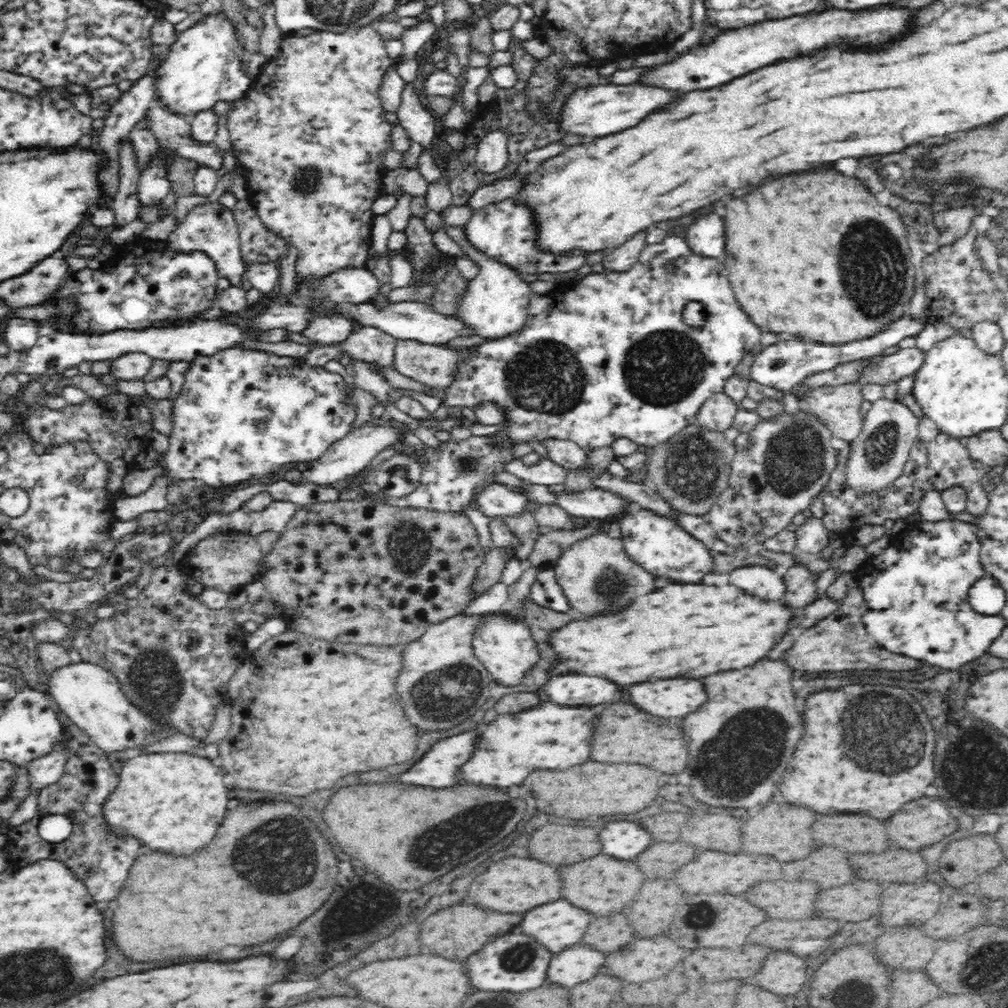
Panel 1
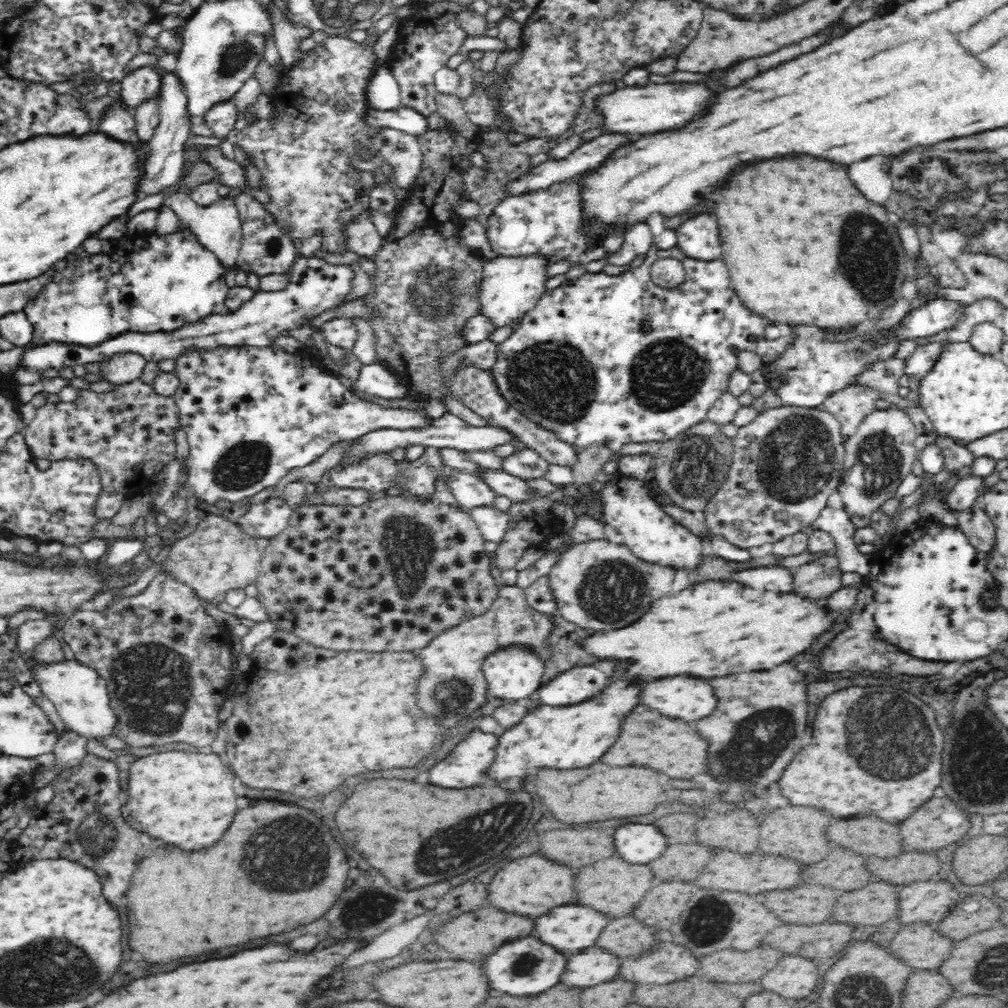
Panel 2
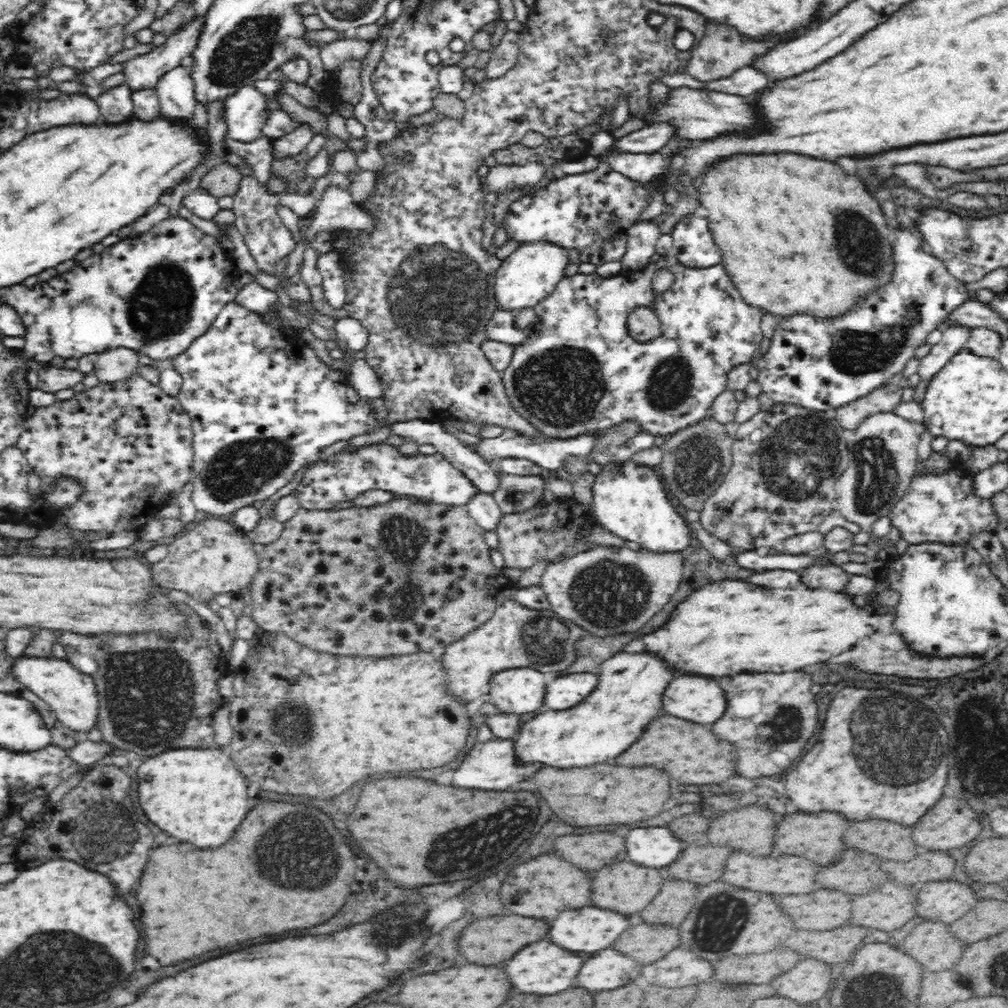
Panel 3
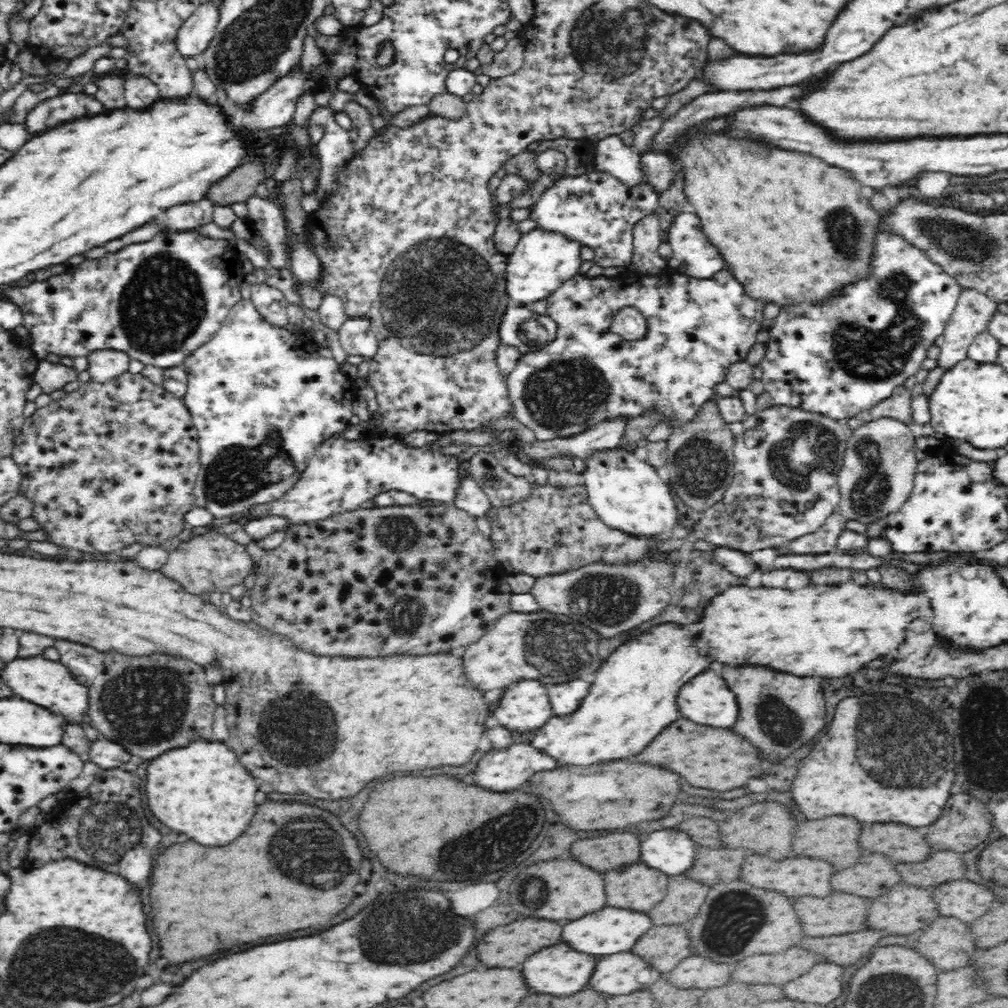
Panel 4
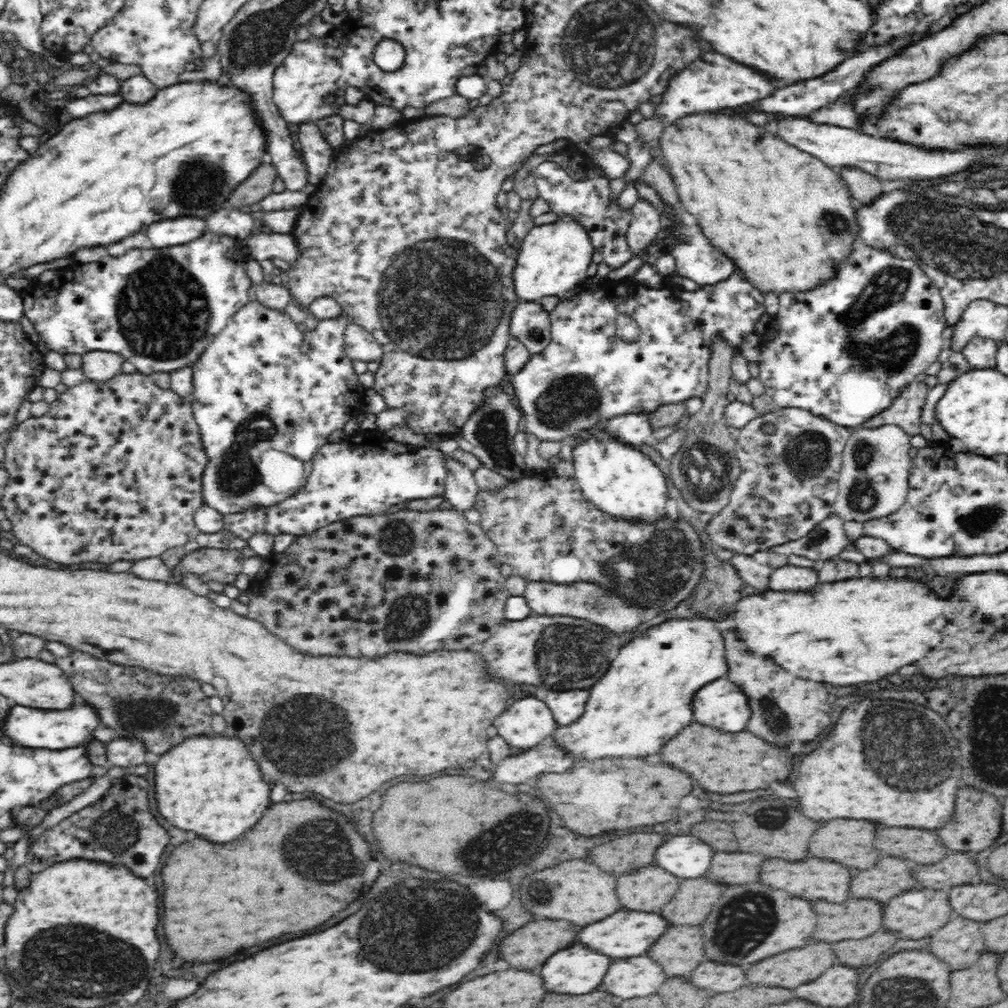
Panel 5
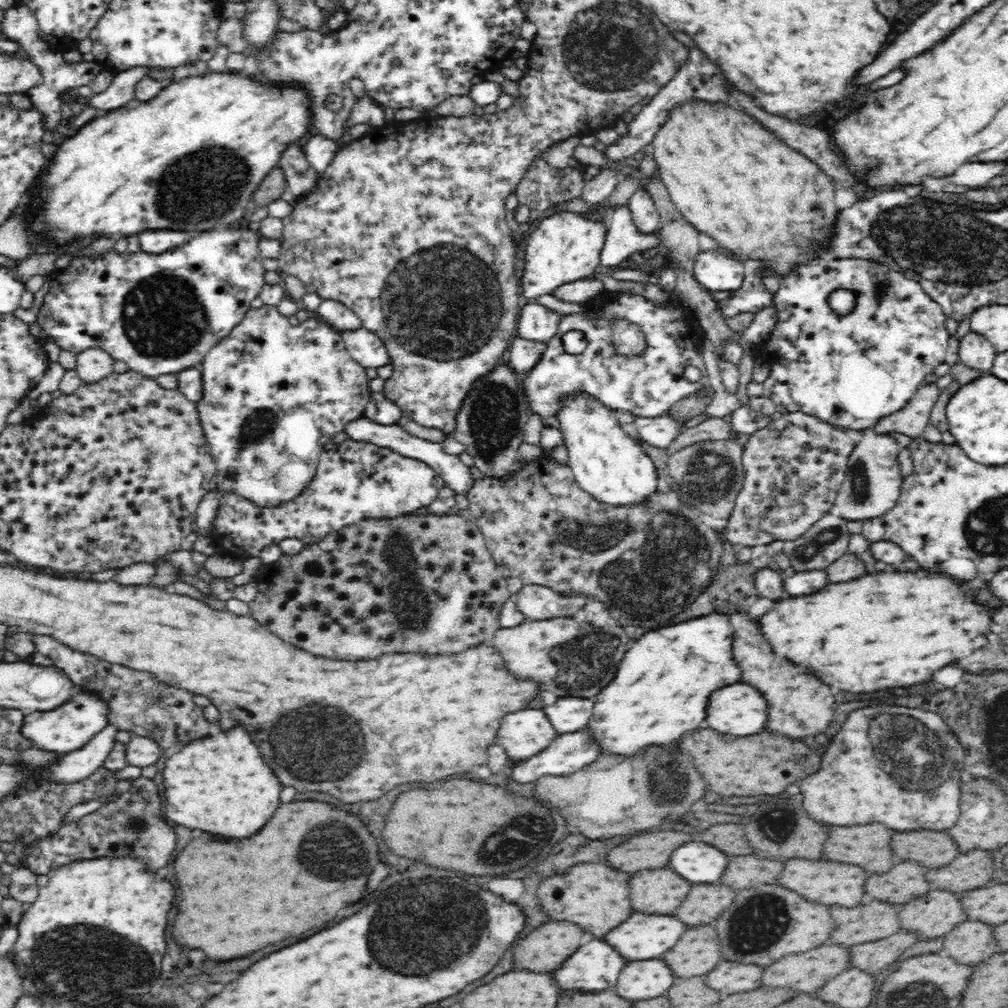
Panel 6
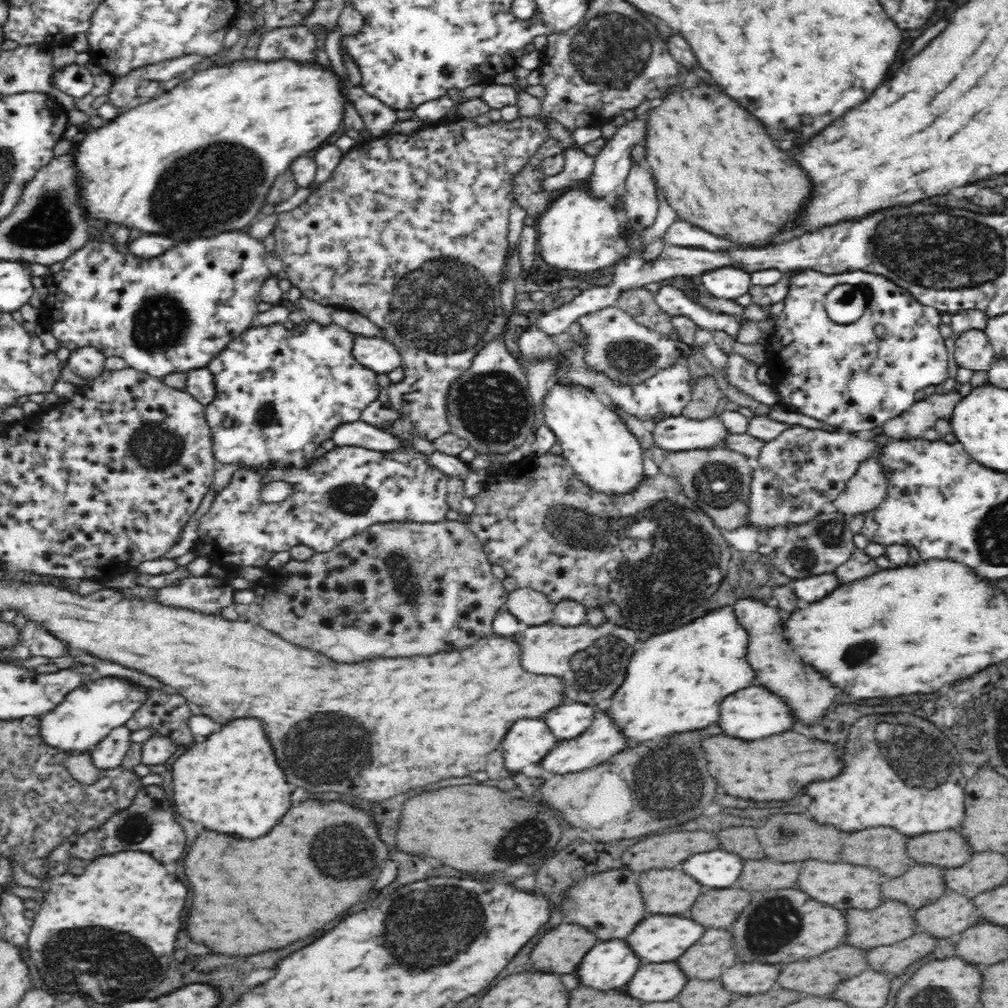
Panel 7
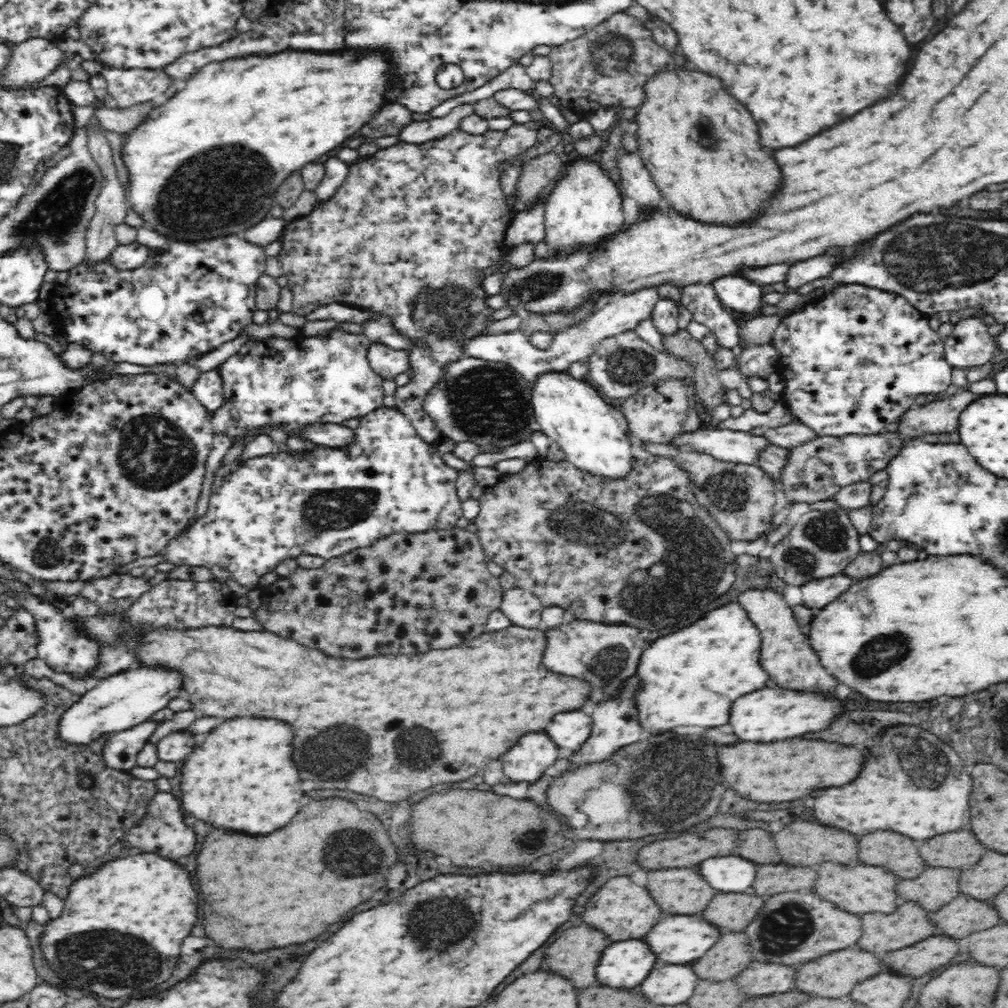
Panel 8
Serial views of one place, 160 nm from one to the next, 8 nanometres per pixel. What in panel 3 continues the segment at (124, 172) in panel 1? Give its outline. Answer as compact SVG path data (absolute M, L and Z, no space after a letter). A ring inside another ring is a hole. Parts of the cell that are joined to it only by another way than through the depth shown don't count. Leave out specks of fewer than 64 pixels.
M125 83L104 91L95 100L104 124L124 124L135 118L132 91Z

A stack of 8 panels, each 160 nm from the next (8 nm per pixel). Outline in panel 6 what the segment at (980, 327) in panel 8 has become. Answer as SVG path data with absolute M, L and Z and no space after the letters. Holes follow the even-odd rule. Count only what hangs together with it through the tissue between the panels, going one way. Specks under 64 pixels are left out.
M970 332L959 341L959 362L985 374L993 367L996 354L994 345L980 334Z

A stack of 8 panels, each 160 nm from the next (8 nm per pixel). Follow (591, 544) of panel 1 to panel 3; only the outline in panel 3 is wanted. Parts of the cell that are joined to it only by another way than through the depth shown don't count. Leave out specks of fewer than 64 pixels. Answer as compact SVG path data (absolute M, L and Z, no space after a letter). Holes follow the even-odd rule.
M596 546L596 548L576 552L574 556L562 557L562 560L550 563L546 566L539 584L546 591L550 609L556 614L577 626L586 628L590 634L612 636L612 634L636 632L644 628L646 622L656 612L660 612L664 604L670 602L672 594L678 590L678 584L682 580L682 570L685 570L682 562L680 552L654 554L644 550L632 550L628 546Z

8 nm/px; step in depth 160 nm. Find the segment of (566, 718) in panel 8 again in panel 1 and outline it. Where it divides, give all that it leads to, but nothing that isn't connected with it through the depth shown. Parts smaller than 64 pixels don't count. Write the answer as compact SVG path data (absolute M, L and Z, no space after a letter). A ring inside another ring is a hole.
M564 674L548 680L544 686L552 702L564 706L594 706L612 702L618 686L604 678L582 676L582 674Z

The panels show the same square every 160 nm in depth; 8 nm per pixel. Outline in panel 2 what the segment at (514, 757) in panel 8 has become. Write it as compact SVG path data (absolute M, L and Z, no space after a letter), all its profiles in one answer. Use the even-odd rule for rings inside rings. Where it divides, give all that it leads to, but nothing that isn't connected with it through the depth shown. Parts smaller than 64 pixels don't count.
M514 643L505 647L496 647L490 651L481 662L481 669L486 677L486 682L489 684L489 690L501 702L512 700L524 700L526 696L530 696L540 684L540 674L544 670L544 662L540 660L538 653L534 652L532 647L522 645L522 643Z

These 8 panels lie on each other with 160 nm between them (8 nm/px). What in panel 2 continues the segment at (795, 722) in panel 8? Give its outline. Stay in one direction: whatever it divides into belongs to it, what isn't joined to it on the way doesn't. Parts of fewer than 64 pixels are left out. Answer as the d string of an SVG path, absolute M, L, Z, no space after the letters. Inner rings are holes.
M664 678L644 684L640 702L668 718L696 720L712 712L716 696L708 682L700 678Z

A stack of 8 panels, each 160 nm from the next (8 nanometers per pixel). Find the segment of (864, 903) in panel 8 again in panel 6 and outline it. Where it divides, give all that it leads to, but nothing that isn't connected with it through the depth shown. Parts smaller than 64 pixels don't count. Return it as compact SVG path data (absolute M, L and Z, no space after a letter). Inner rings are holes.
M786 860L782 866L782 872L778 876L778 884L784 888L790 888L798 894L806 894L808 898L822 898L828 904L840 904L840 906L856 906L862 896L862 884L864 884L864 870L852 864L840 864L840 862L828 862L828 860Z

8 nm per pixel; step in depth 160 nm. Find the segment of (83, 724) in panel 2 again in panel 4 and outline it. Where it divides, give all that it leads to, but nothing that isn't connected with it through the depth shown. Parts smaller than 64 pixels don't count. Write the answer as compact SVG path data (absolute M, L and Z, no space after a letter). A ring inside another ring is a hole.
M40 656L34 658L18 658L10 662L4 670L4 682L16 692L20 698L30 700L38 706L48 708L52 714L60 714L66 723L82 724L86 720L86 712L90 708L90 688L74 678L71 670L64 664L46 660Z

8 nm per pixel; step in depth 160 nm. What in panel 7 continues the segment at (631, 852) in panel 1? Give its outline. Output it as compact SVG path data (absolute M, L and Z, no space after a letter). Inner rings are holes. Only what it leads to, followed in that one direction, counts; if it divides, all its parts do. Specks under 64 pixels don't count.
M724 850L696 852L690 854L682 864L682 872L692 876L702 886L710 888L728 888L736 882L736 874L740 874L738 855Z

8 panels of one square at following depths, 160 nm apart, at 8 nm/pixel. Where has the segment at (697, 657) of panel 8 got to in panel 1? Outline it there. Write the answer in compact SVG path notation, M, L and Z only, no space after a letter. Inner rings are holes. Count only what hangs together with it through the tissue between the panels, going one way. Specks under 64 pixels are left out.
M544 702L520 714L498 714L478 736L472 756L458 766L456 778L462 784L478 786L518 786L536 768L564 770L580 764L588 756L588 718L592 710L556 706Z

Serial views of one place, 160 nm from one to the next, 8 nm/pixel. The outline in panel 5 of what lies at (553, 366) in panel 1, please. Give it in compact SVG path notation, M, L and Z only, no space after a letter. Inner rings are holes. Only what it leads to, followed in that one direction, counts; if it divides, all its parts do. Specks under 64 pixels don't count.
M734 270L733 274L728 275L728 278L722 279L720 282L712 283L711 285L700 285L694 292L688 290L672 290L672 288L646 288L646 286L638 286L632 284L632 279L626 277L611 284L607 290L607 295L604 293L602 287L597 287L600 295L592 297L594 288L590 287L588 279L580 283L580 290L578 294L574 294L572 298L564 298L564 296L557 297L556 306L550 311L549 319L551 320L551 342L546 346L540 354L533 354L524 363L524 366L516 373L513 374L512 386L514 386L514 394L518 400L519 406L517 409L521 412L522 429L526 433L534 434L538 440L552 440L552 442L563 441L566 438L575 438L580 436L586 431L593 430L598 420L611 419L615 416L622 416L623 414L638 413L650 414L654 412L659 406L662 405L676 405L684 404L690 398L703 398L709 387L710 377L710 358L712 358L712 345L715 339L722 339L728 343L729 348L733 350L734 355L740 353L742 348L742 340L747 334L756 332L756 322L762 318L766 313L764 306L764 293L753 288L744 275ZM621 318L633 321L637 327L638 337L632 342L625 342L621 335L618 333L618 322Z

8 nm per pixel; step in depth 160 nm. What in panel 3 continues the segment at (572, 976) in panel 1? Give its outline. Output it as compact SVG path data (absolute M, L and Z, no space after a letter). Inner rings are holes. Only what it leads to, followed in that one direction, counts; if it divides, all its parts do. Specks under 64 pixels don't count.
M598 950L586 958L578 970L578 984L588 990L612 990L634 976L638 976L638 964L616 950Z

